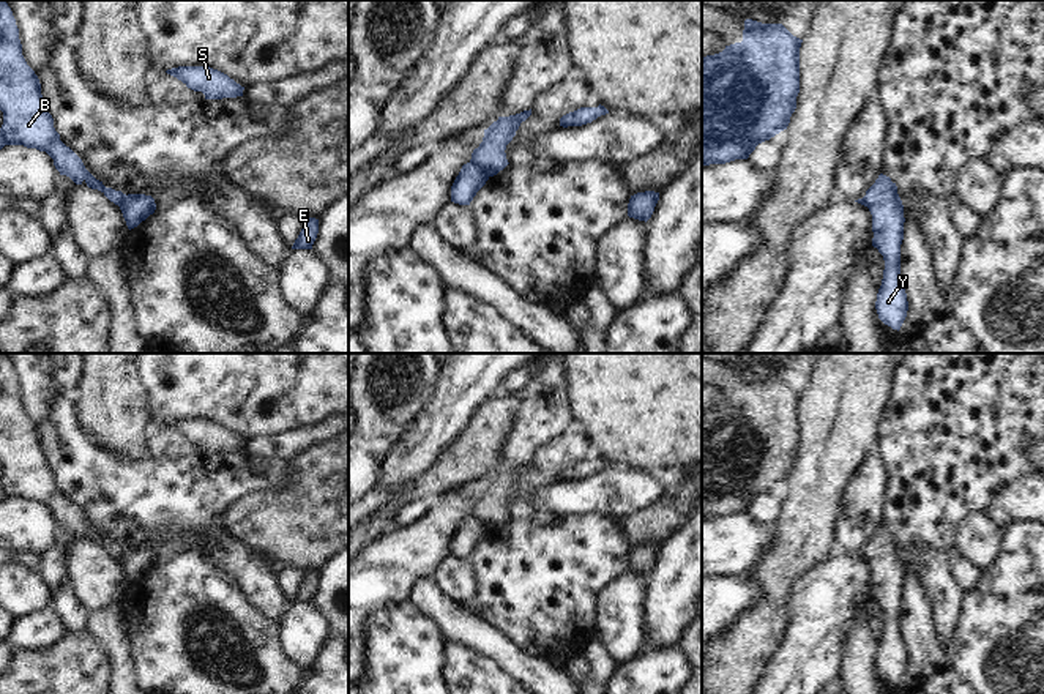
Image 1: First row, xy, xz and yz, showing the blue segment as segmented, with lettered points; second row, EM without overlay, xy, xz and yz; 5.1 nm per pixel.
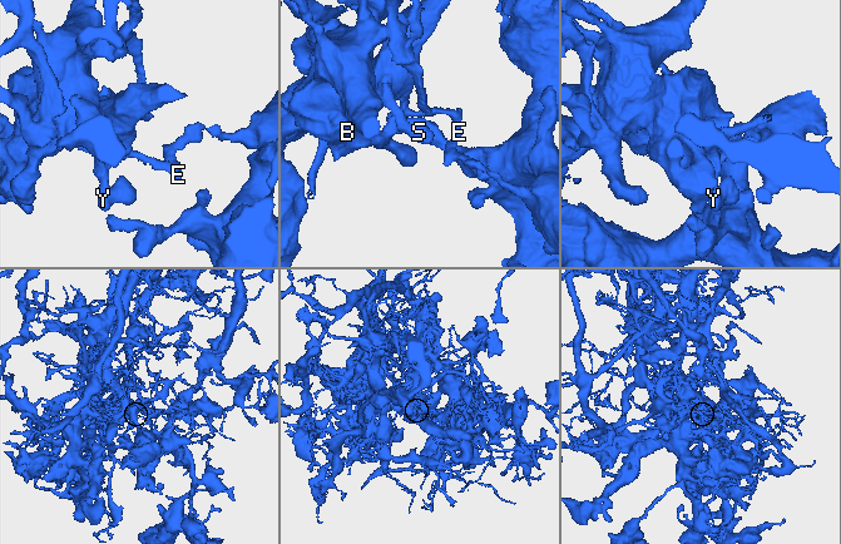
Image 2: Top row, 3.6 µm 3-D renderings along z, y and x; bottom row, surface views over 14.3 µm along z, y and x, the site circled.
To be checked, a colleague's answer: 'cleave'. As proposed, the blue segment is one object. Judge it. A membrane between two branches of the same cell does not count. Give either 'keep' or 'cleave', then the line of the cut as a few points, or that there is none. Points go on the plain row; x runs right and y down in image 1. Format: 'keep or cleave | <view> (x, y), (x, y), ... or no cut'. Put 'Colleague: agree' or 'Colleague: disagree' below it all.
cleave | xz (470, 514), (489, 529)
Colleague: agree

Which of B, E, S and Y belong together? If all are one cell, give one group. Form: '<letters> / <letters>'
B Y / E S

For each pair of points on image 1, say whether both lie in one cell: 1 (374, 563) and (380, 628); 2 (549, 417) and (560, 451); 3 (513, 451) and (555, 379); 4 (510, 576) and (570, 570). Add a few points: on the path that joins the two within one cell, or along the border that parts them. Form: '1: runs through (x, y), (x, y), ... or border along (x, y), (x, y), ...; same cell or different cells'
1: border along (379, 611), (376, 614); different cells
2: border along (568, 431), (552, 437), (530, 461); different cells
3: runs through (530, 434), (555, 396); same cell
4: runs through (524, 576), (552, 576), (555, 573); same cell

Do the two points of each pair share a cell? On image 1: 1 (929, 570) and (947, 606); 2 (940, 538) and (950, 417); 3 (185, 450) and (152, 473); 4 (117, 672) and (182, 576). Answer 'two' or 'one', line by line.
1: one
2: one
3: two
4: two

